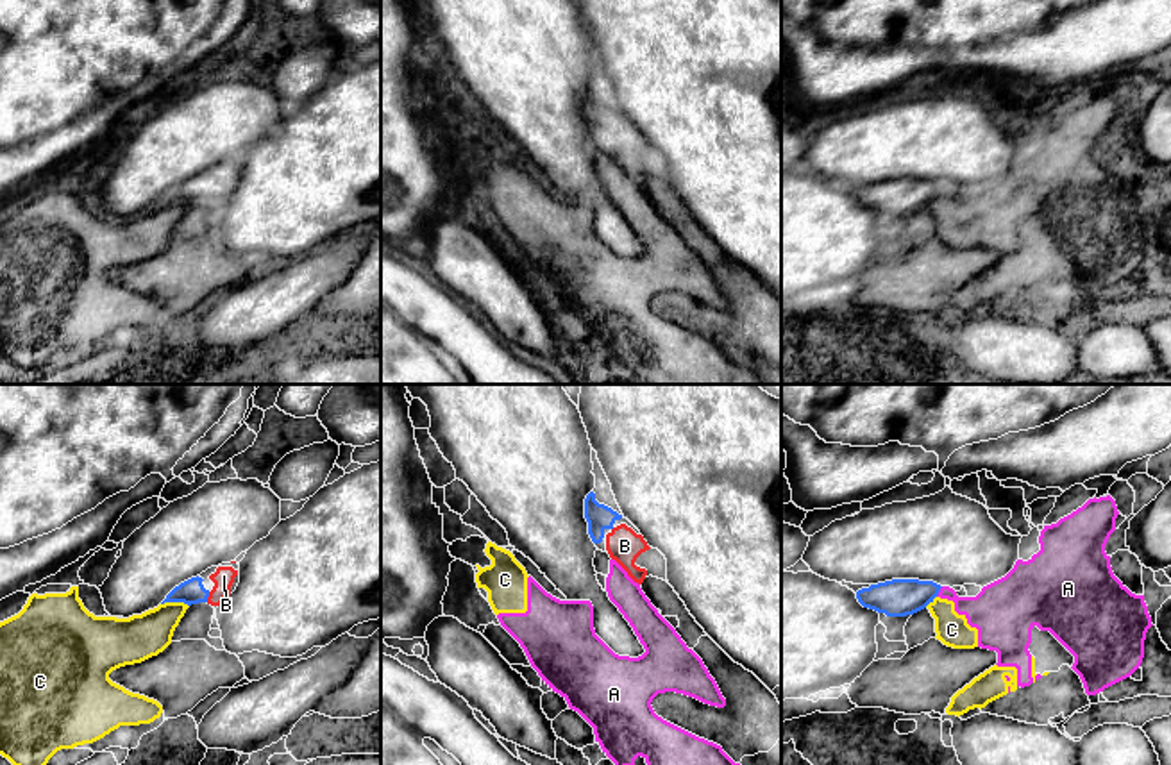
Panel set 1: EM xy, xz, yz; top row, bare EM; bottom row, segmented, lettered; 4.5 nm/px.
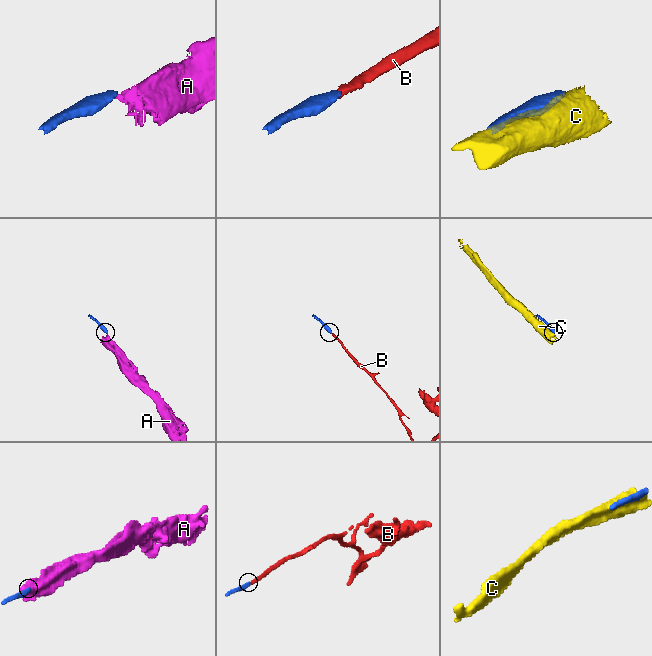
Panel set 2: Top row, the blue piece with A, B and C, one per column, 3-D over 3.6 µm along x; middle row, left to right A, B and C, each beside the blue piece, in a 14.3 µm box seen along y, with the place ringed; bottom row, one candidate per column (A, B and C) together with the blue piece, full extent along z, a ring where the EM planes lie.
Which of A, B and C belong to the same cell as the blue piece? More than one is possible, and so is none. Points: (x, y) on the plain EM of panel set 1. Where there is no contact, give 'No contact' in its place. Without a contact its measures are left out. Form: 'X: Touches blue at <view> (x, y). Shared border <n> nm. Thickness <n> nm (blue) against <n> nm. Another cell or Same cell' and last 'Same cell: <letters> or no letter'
A: Touches blue at yz (939, 190). Shared border 60 nm. Thickness 170 nm (blue) against 190 nm. Another cell
B: Touches blue at xy (208, 195). Shared border 50 nm. Thickness 110 nm (blue) against 90 nm. Same cell
C: Touches blue at xy (176, 201). Shared border 130 nm. Thickness 110 nm (blue) against 200 nm. Another cell
Same cell: B

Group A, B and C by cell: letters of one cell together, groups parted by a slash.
A C / B

